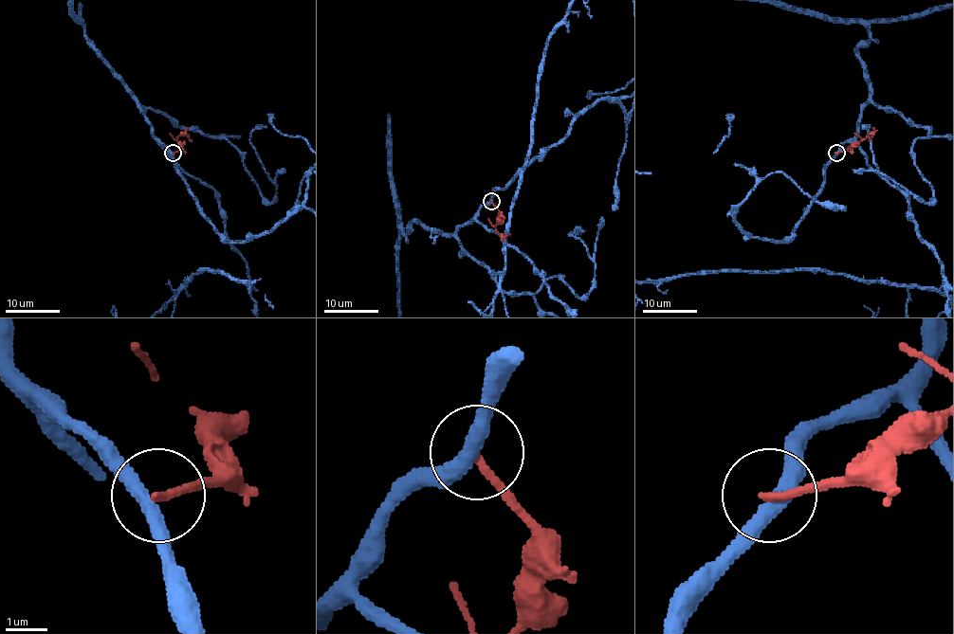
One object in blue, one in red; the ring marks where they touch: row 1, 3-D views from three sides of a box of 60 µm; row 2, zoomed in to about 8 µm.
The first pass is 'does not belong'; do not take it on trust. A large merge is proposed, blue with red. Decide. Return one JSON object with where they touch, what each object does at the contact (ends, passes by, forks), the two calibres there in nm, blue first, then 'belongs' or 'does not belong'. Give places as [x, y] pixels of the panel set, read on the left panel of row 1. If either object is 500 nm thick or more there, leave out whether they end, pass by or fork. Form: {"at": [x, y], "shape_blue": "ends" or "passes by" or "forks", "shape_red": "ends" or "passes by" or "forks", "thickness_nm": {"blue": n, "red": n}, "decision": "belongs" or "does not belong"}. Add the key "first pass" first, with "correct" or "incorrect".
{"first pass": "correct", "at": [173, 153], "shape_blue": "passes by", "shape_red": "ends", "thickness_nm": {"blue": 360, "red": 200}, "decision": "does not belong"}

